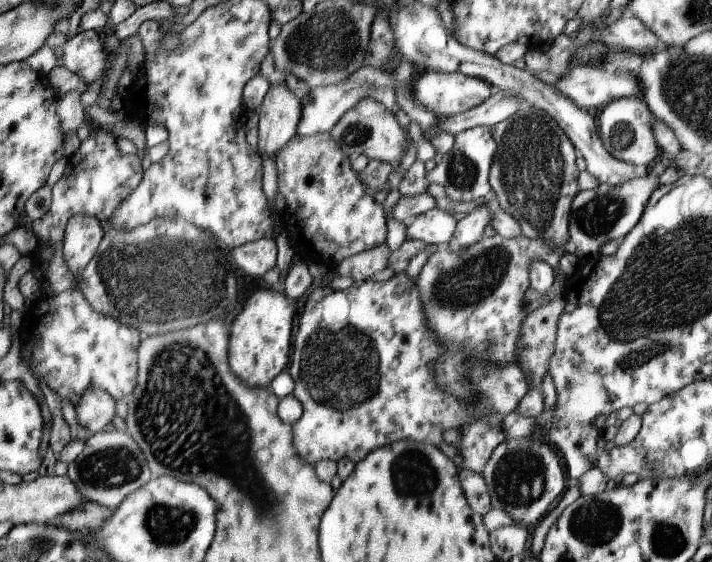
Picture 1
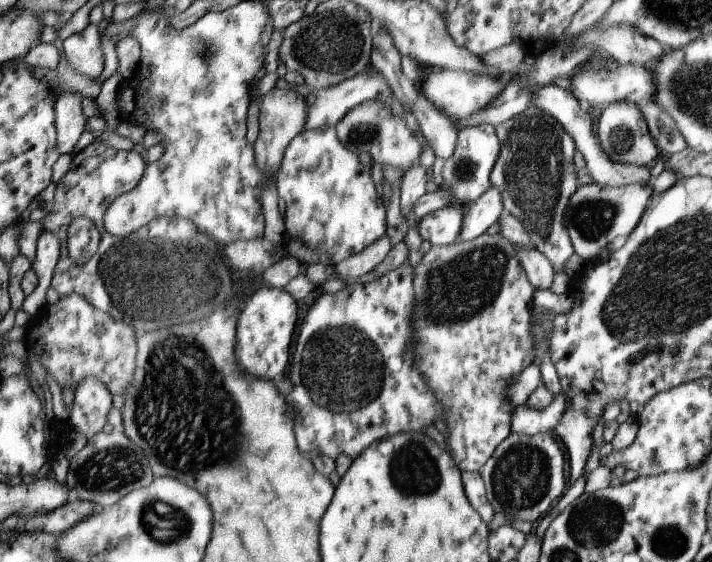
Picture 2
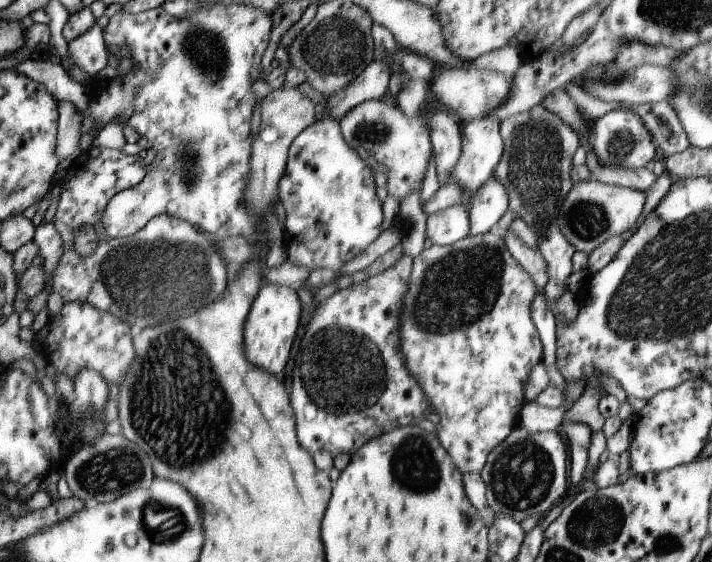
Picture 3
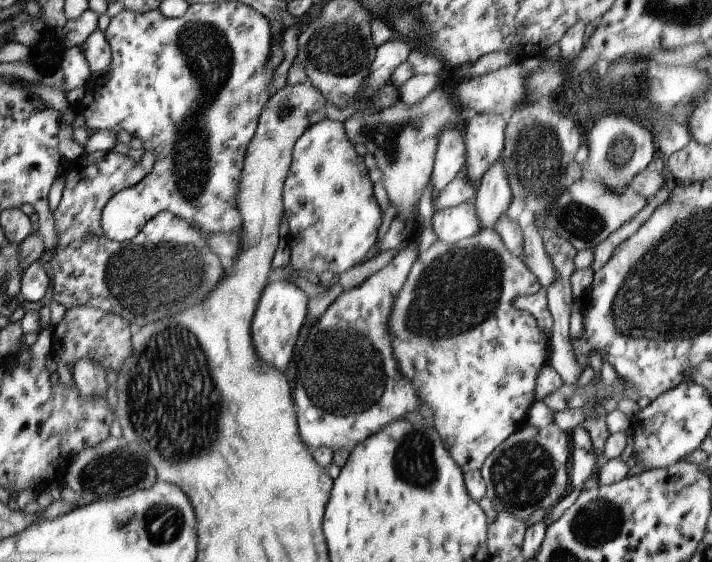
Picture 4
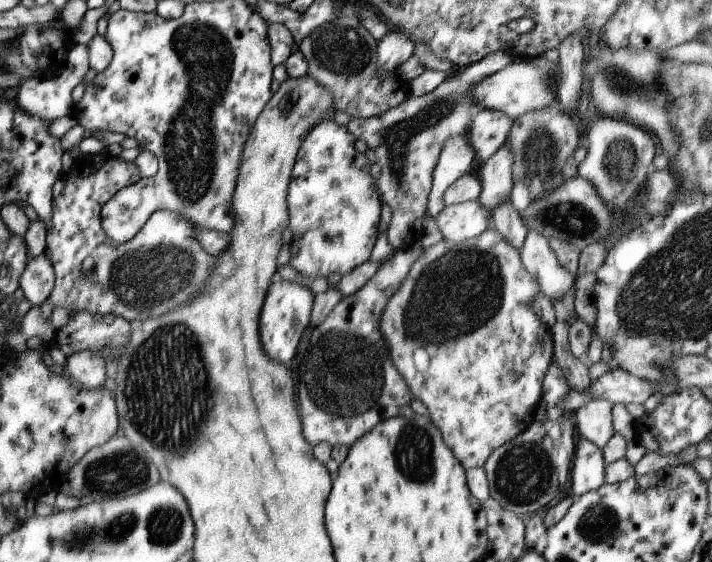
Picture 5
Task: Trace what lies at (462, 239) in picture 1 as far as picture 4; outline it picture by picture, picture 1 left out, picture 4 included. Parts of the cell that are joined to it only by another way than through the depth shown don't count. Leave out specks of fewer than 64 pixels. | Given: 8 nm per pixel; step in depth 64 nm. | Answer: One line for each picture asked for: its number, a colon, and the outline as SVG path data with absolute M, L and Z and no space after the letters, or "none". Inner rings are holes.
2: M489 188L481 198L465 208L461 230L455 242L471 242L485 234L485 230L501 218L503 202L497 188Z
3: M491 176L475 196L469 196L469 238L487 234L509 208L509 196L503 184Z
4: M501 158L485 172L481 182L475 186L473 206L475 216L481 230L491 230L499 222L499 218L507 212L509 204L513 200L509 180L505 176L505 168L501 164Z

